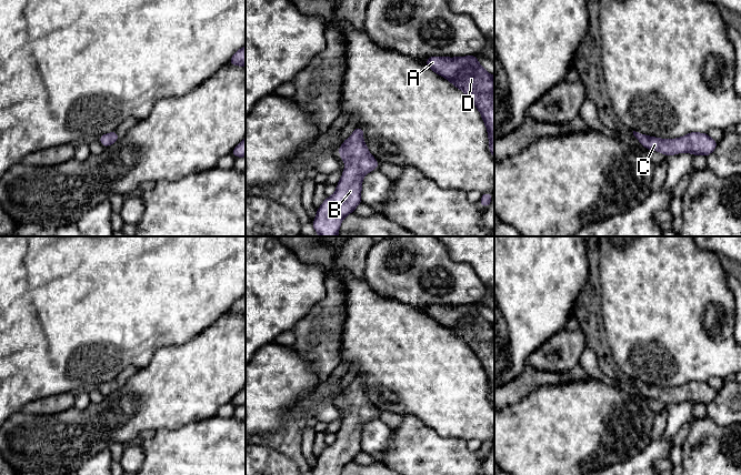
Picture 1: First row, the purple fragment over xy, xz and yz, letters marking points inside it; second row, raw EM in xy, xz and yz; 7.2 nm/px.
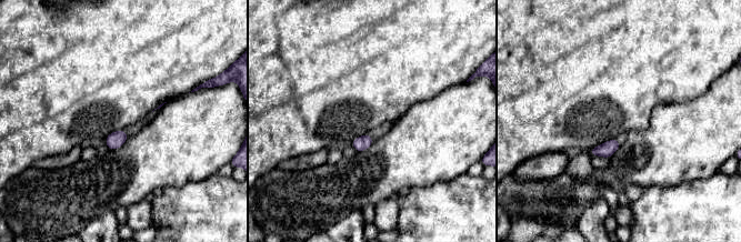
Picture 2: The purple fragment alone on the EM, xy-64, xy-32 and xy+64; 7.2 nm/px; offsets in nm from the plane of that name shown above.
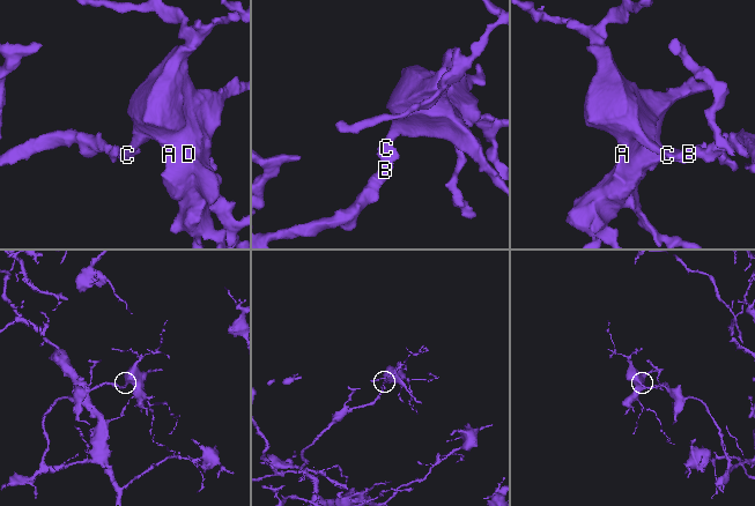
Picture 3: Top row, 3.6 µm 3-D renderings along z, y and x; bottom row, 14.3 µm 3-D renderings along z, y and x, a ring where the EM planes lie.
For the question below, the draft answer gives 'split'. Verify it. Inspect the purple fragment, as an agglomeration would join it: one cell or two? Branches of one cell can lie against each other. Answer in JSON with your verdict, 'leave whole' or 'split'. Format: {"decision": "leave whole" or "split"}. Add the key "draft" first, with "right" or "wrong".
{"draft": "wrong", "decision": "leave whole"}

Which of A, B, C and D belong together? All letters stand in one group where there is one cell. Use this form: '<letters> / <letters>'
A B C D

